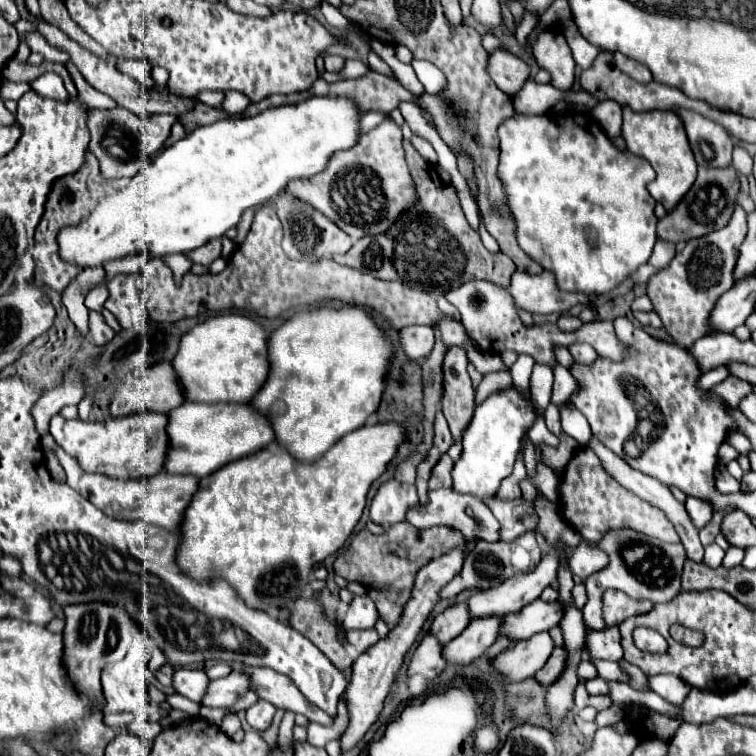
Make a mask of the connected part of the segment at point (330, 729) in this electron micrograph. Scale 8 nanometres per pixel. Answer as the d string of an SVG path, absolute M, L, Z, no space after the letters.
M337 720L333 726L322 726L317 723L309 723L307 727L307 740L315 746L325 746L327 742L339 738L339 734L343 732L345 722Z

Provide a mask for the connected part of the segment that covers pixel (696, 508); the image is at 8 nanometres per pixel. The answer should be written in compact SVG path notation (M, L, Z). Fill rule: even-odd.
M687 497L685 508L698 529L703 528L711 520L714 513L711 504L693 497Z

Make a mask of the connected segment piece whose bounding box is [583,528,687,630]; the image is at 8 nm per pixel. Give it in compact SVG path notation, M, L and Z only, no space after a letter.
M619 528L619 530L607 530L603 538L593 546L597 546L607 554L609 564L585 580L587 604L583 606L583 618L587 628L595 628L595 630L605 628L605 622L601 618L601 594L607 588L617 588L635 600L647 598L655 604L667 602L681 592L681 570L687 558L681 544L667 544L657 538L645 536L637 530Z

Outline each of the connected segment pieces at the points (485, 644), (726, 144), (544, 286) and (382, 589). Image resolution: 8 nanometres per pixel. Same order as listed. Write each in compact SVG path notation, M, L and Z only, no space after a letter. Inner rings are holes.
M477 618L457 638L443 646L443 658L449 664L469 664L495 642L499 618Z
M677 108L685 130L689 144L695 154L695 162L699 166L707 168L727 168L731 166L731 154L733 154L733 142L725 128L719 124L691 112Z
M515 270L507 290L513 296L515 308L525 310L529 314L563 314L575 304L593 304L595 300L595 296L579 298L579 294L555 290L555 280L547 270L539 276Z
M399 522L395 526L389 526L381 536L375 536L369 530L361 530L337 556L333 568L337 576L343 576L345 580L357 580L369 588L369 598L375 602L379 614L391 628L399 620L403 602L409 598L411 582L417 570L431 558L439 558L463 544L465 536L451 526L433 526L427 530L419 530L409 522Z

